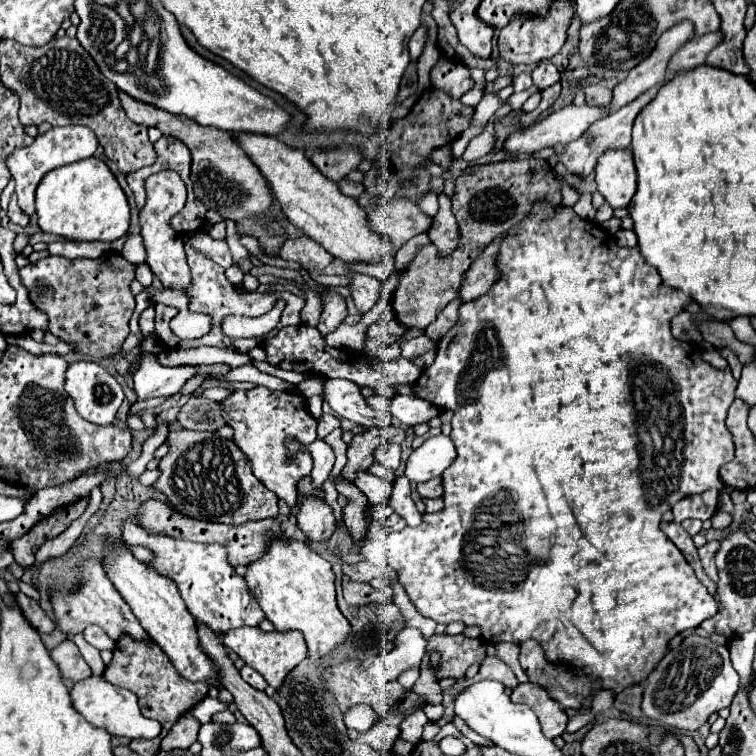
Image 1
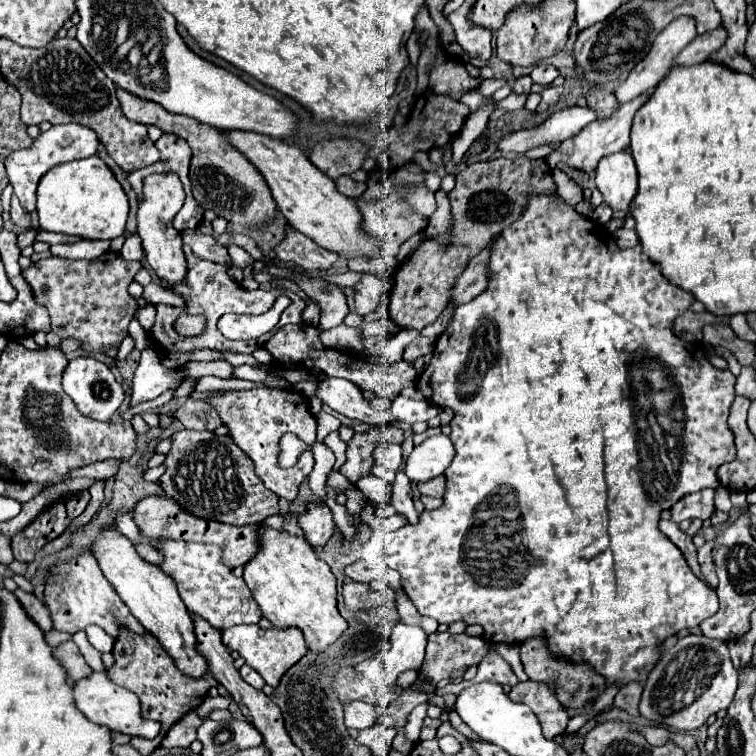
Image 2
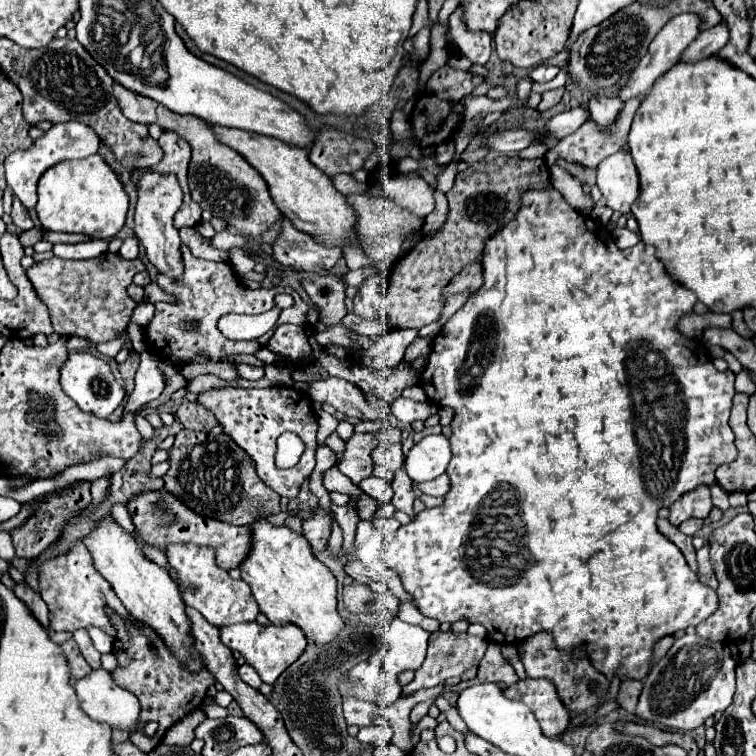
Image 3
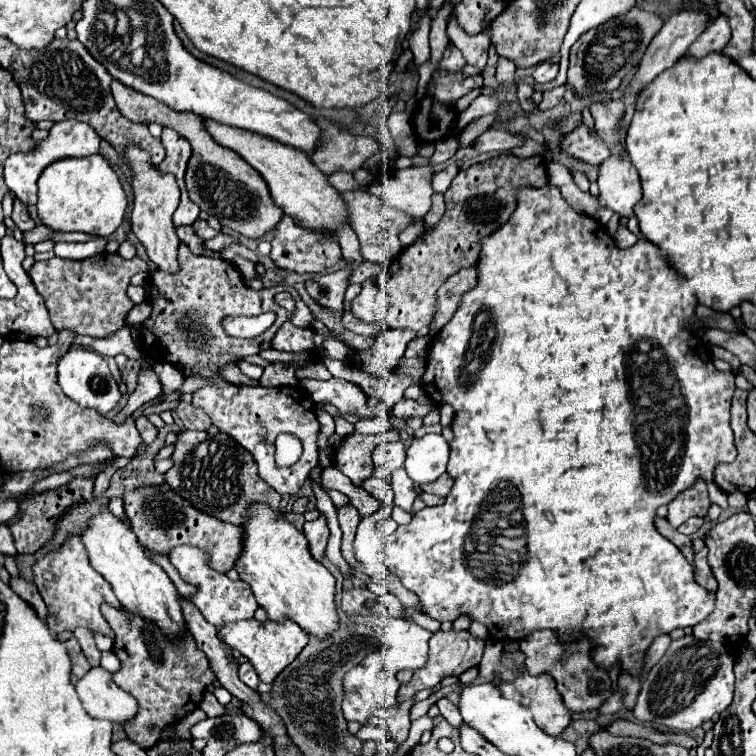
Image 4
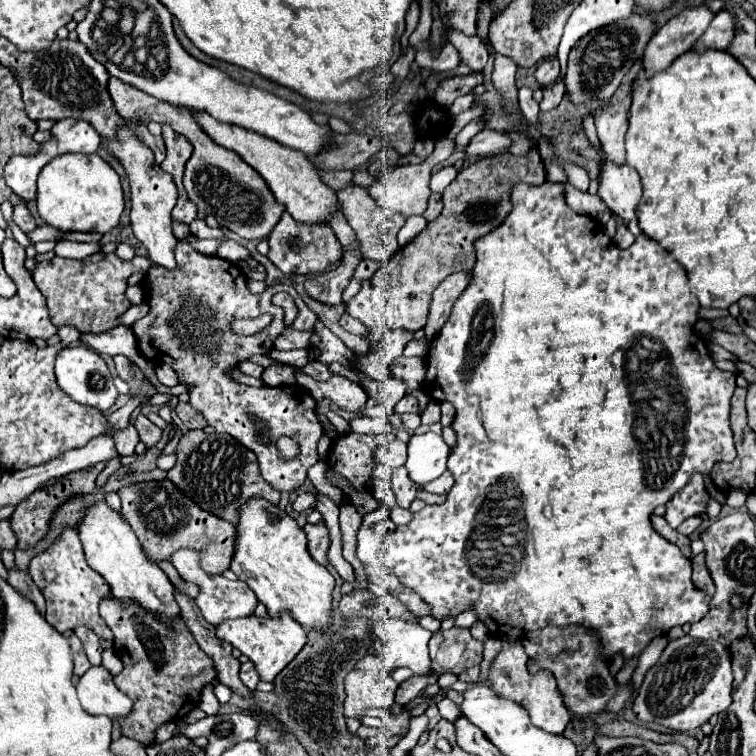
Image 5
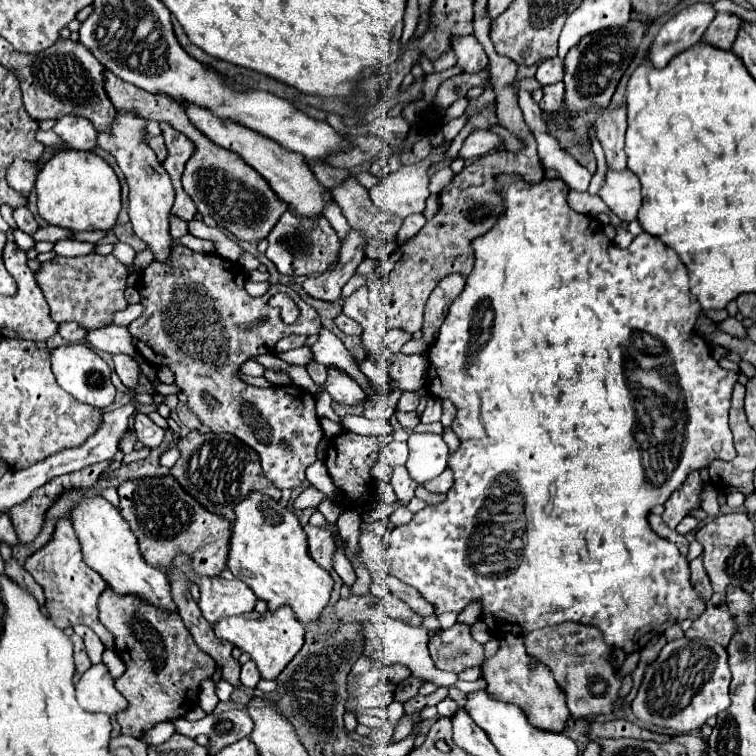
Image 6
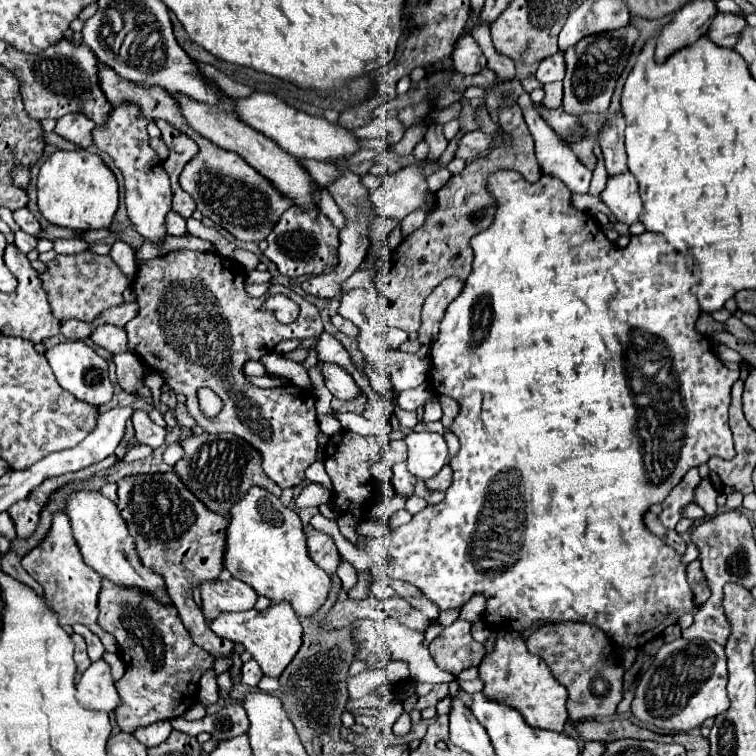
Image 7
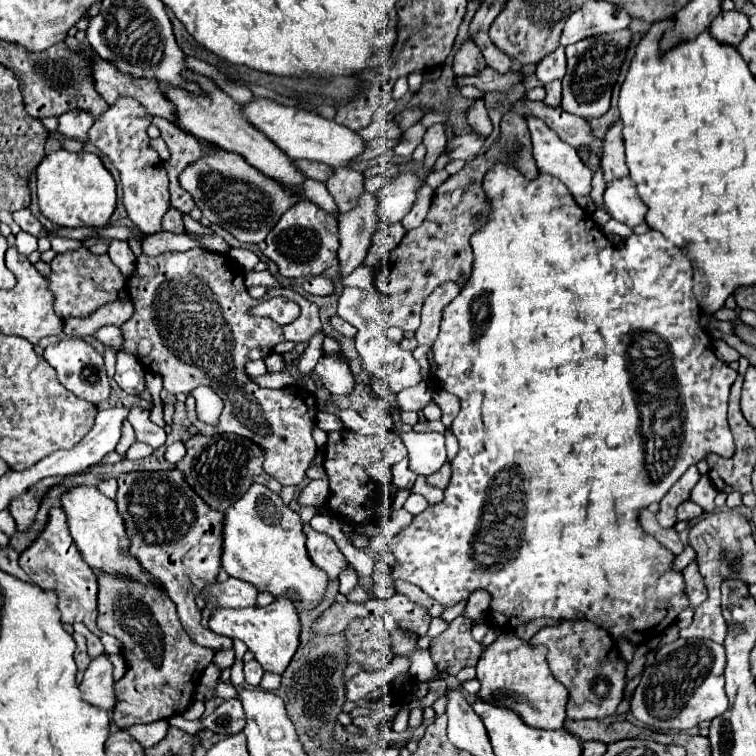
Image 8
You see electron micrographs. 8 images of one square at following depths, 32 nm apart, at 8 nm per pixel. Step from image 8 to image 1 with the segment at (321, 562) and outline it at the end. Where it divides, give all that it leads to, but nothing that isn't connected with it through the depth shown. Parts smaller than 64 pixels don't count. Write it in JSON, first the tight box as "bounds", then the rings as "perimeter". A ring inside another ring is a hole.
{"bounds":[296,496,336,540],"perimeter":[[[304,496],[296,518],[298,518],[298,528],[310,540],[328,540],[336,528],[336,518],[332,508],[326,504],[324,498],[318,496]]]}

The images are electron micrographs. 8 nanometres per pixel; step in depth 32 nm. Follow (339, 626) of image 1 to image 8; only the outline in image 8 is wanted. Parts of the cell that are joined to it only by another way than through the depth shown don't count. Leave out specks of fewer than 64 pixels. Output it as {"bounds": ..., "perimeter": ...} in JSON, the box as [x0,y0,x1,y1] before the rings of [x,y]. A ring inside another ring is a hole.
{"bounds":[222,484,328,612],"perimeter":[[[252,484],[246,496],[224,512],[222,566],[230,576],[254,584],[258,592],[270,592],[274,598],[294,594],[294,606],[302,612],[316,608],[328,586],[326,572],[322,572],[308,556],[300,516],[284,506],[280,496],[262,484]]]}

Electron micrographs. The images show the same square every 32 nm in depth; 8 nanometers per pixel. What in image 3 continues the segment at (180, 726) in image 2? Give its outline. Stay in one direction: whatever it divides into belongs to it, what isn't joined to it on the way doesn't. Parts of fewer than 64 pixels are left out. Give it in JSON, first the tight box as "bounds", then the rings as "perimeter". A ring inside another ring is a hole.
{"bounds":[164,710,206,746],"perimeter":[[[194,710],[190,714],[186,714],[180,722],[176,722],[164,736],[164,744],[168,746],[188,746],[194,740],[194,728],[206,718],[206,714],[202,714],[200,710]]]}

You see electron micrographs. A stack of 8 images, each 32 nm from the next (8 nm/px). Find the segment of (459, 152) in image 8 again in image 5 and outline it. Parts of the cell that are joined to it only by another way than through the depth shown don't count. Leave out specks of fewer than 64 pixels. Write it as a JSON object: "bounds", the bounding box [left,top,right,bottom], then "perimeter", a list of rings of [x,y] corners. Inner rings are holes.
{"bounds":[466,128,512,156],"perimeter":[[[486,128],[470,140],[466,150],[468,150],[468,154],[474,154],[474,156],[486,156],[486,154],[496,154],[496,152],[508,150],[510,146],[512,146],[512,140],[504,132]]]}

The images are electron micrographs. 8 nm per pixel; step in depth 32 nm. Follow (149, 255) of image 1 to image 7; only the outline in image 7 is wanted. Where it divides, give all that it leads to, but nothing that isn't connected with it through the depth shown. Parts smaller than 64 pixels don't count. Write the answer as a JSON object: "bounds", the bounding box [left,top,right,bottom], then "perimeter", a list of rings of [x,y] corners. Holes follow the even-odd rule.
{"bounds":[94,104,172,244],"perimeter":[[[126,104],[124,108],[114,108],[104,128],[102,126],[94,128],[94,144],[100,150],[108,152],[124,174],[128,218],[134,224],[136,232],[144,240],[150,240],[152,244],[162,244],[166,238],[166,214],[172,208],[172,188],[170,188],[170,178],[162,168],[162,162],[148,144],[148,132],[146,132],[148,122],[150,120],[146,120],[134,104]]]}

